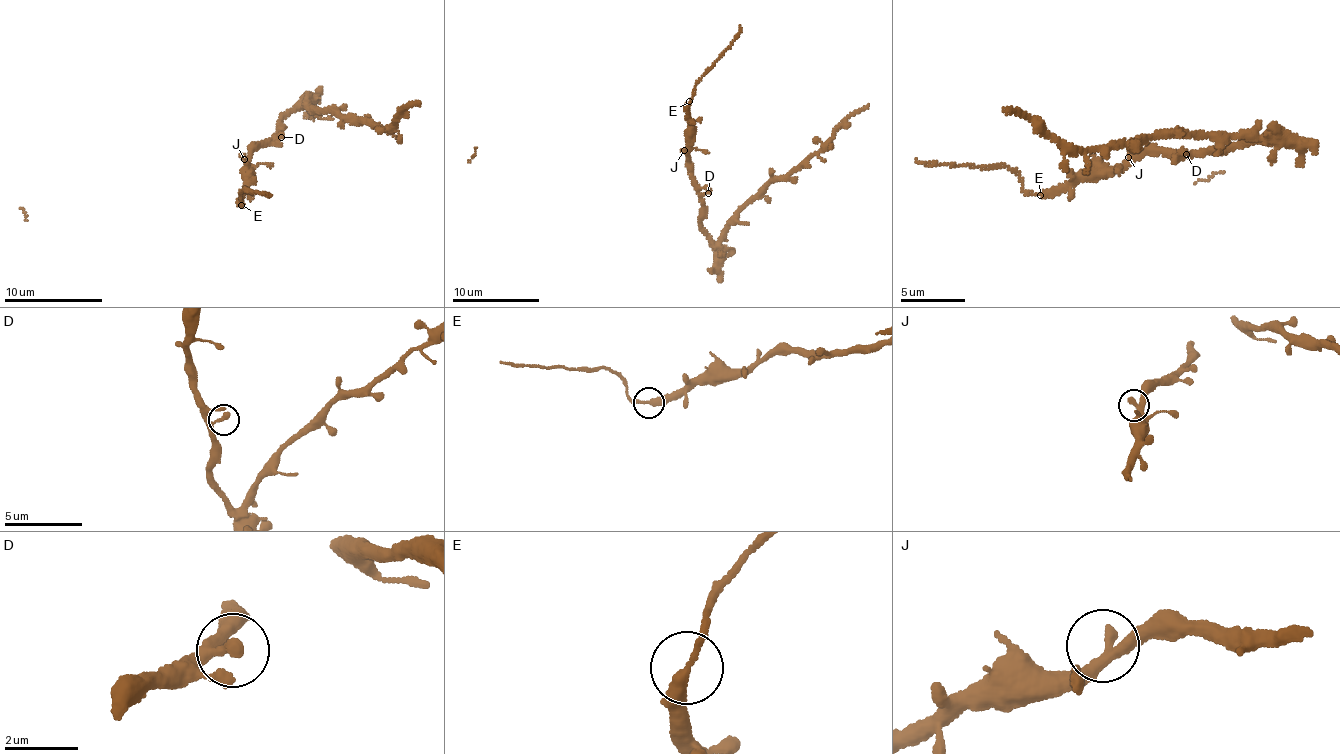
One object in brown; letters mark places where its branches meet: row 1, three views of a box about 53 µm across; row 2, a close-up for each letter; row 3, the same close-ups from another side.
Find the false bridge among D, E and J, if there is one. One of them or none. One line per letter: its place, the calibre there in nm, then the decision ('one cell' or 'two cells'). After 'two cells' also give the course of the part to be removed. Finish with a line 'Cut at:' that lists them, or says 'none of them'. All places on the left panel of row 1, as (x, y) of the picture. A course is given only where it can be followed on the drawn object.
D: (281, 137) | 280 nm | one cell
E: (241, 205) | 280 nm | two cells | (241, 204), (239, 194), (245, 189), (267, 194)
J: (244, 159) | 320 nm | one cell
Cut at: E

